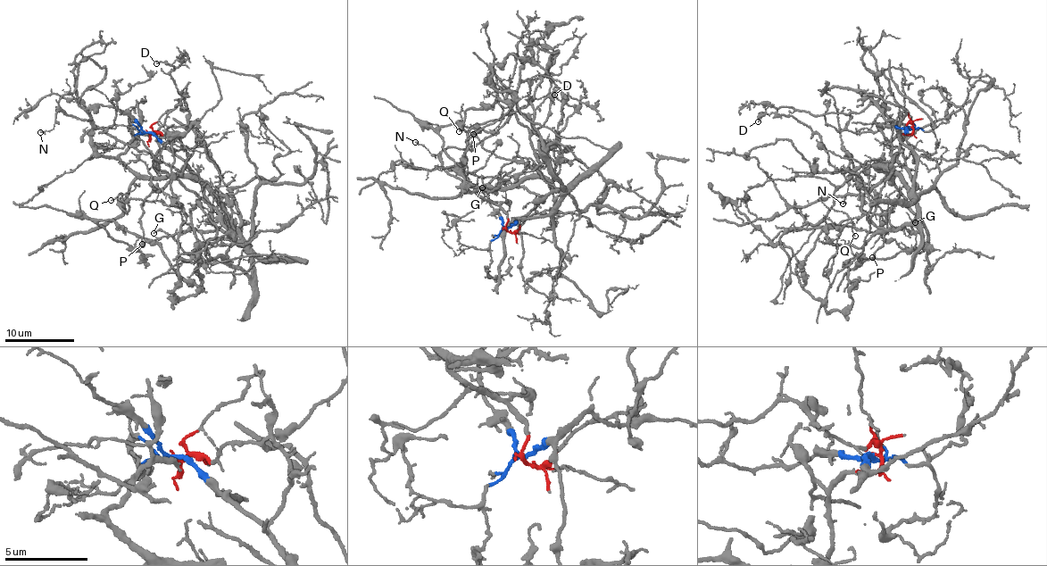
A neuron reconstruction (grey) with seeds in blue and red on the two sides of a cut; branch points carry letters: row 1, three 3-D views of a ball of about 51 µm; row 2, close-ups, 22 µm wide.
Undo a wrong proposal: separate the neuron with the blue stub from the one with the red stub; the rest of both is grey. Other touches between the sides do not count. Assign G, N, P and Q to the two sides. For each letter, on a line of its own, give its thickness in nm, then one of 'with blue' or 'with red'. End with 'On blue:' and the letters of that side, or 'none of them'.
G: 160 nm thick; with blue
N: 150 nm thick; with blue
P: 170 nm thick; with red
Q: 120 nm thick; with blue
On blue: G, N, Q

